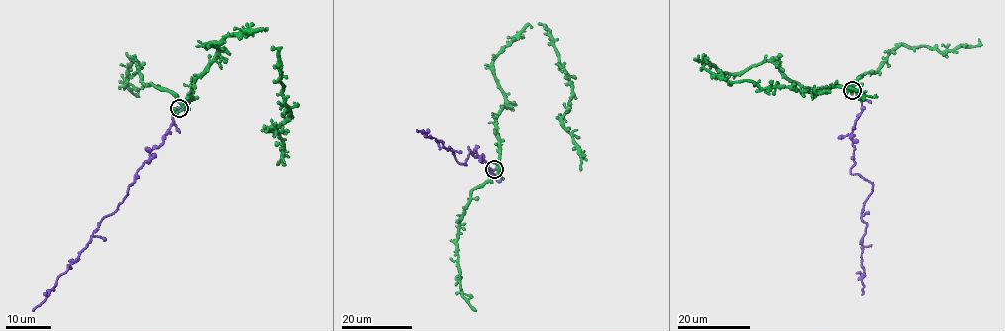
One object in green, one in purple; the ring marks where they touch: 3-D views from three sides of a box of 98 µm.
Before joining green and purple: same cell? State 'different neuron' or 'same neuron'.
different neuron

